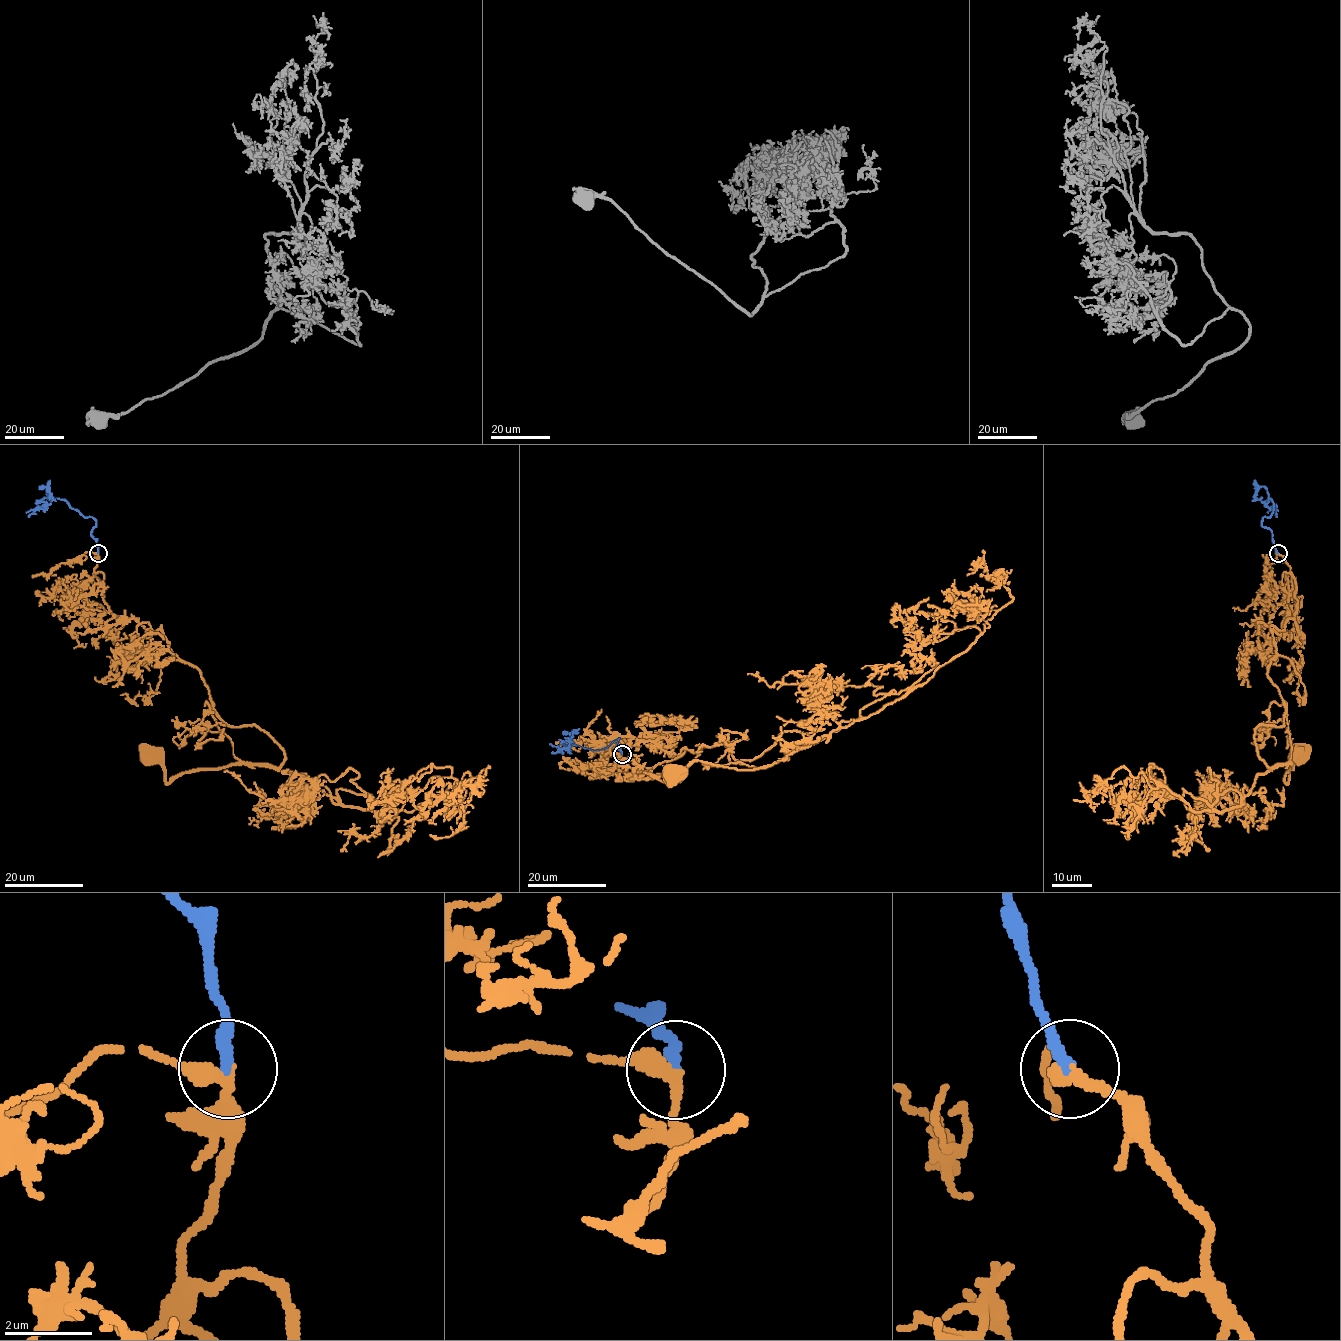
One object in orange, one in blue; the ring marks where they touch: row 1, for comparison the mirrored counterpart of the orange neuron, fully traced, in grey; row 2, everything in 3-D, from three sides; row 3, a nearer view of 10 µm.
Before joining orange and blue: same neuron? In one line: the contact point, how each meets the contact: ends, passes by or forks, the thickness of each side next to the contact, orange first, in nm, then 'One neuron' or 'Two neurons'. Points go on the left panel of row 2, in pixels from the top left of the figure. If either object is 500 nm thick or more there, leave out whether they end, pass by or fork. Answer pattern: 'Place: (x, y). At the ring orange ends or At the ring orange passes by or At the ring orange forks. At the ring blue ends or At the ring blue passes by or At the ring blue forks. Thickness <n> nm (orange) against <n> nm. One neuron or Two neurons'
Place: (98, 553). At the ring orange passes by. At the ring blue ends. Thickness 320 nm (orange) against 280 nm. One neuron

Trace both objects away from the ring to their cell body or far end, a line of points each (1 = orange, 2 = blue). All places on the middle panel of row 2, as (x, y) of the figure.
1: (622, 754), (628, 774), (723, 743), (736, 763), (762, 766), (694, 760), (670, 774)
2: (622, 754), (615, 748), (620, 737), (604, 748), (591, 750), (572, 745), (572, 732), (570, 738)

